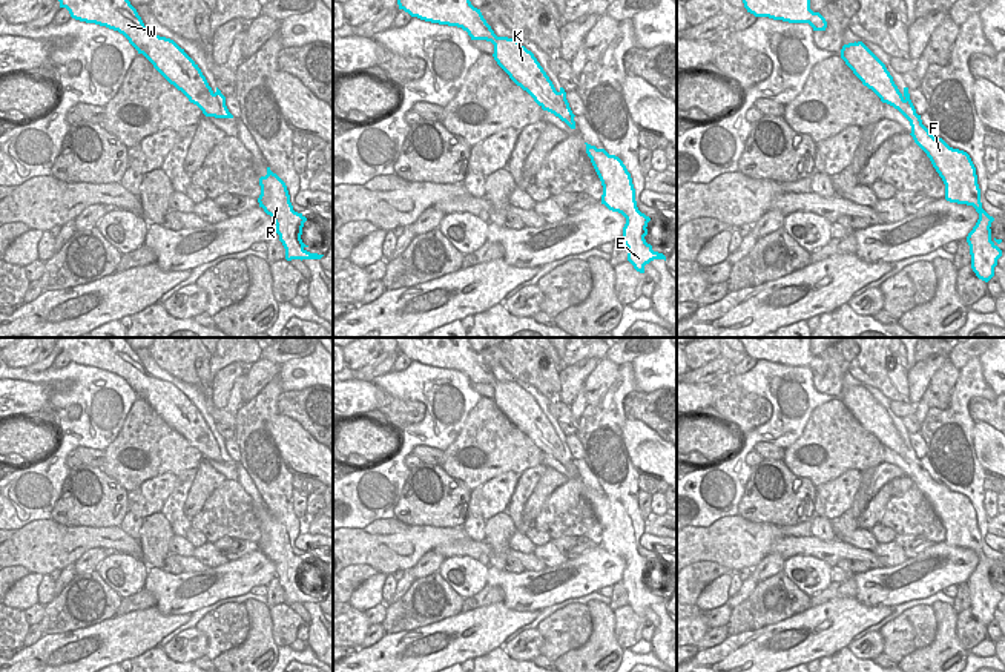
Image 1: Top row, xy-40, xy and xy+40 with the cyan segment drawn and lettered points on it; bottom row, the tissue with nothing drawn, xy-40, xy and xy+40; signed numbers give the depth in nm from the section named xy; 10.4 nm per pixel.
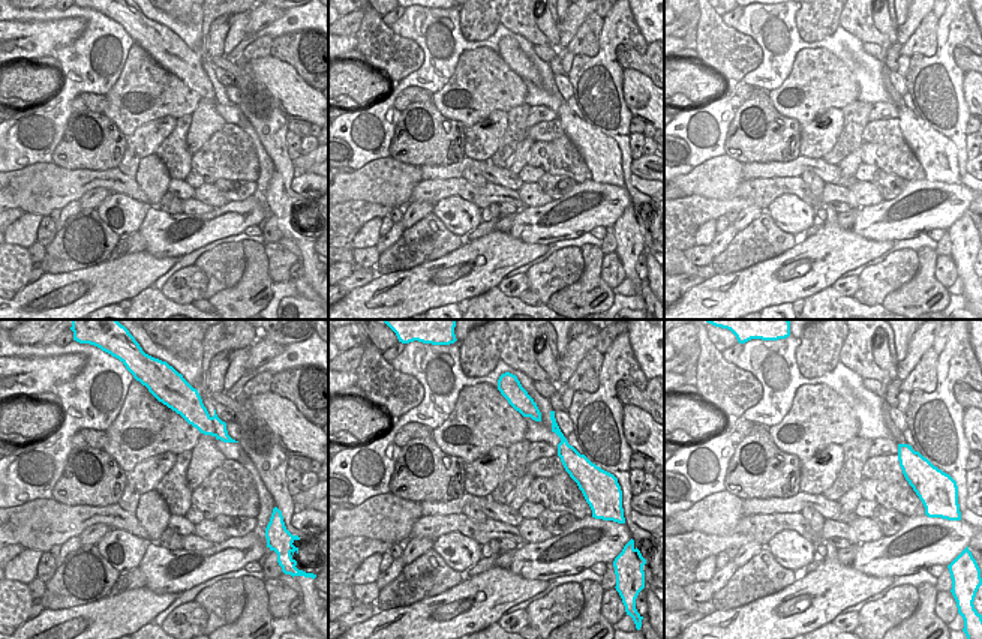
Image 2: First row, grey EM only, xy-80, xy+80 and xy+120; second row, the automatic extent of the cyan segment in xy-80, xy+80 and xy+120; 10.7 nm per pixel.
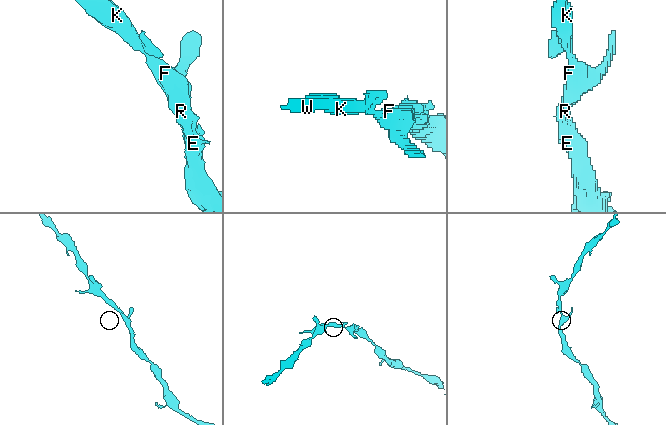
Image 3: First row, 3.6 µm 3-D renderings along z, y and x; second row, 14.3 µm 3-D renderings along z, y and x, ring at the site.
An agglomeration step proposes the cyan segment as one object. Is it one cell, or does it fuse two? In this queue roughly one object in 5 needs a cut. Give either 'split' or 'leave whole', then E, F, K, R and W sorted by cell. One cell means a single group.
leave whole | E F K R W

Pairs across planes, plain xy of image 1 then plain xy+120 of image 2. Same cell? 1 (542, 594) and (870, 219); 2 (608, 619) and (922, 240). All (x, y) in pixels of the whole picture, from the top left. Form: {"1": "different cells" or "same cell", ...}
{"1": "same cell", "2": "different cells"}

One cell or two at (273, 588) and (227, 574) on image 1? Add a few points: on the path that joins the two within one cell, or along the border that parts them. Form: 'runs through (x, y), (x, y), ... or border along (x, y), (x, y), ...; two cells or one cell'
border along (275, 576), (266, 585); two cells

